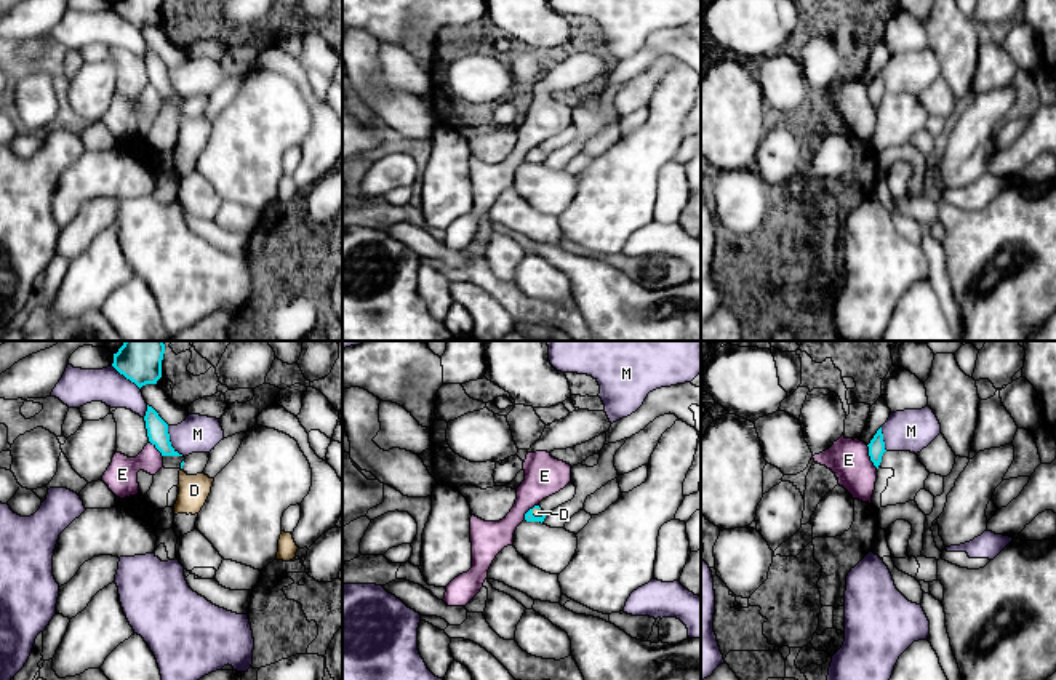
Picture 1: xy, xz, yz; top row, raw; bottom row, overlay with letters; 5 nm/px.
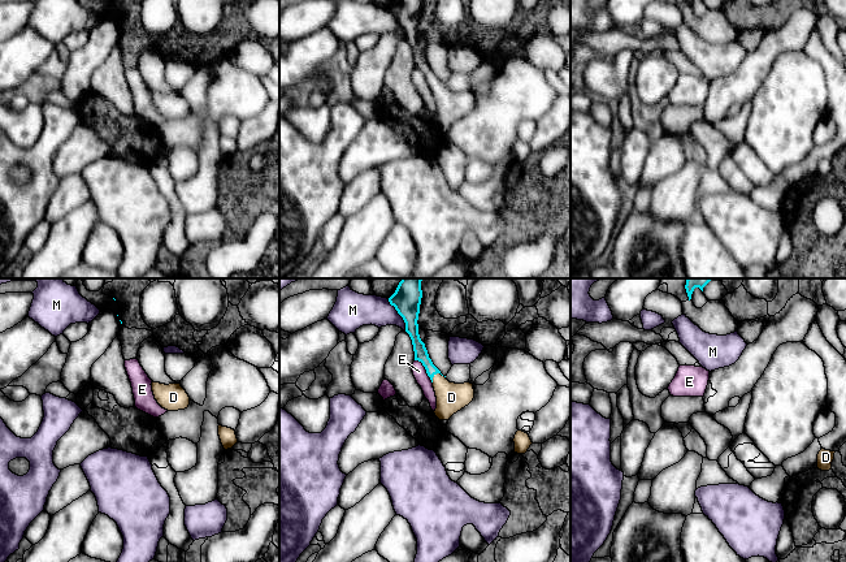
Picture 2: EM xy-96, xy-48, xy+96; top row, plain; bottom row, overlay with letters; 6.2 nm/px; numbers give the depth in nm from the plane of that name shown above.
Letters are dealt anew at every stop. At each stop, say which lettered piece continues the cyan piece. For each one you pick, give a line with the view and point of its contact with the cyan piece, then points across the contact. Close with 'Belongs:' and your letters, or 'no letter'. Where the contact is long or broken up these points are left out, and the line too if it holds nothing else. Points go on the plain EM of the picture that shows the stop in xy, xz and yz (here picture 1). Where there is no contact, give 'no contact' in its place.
D: contact xz (538, 159); way xz (528, 157), (538, 159), (538, 154)
Belongs: D

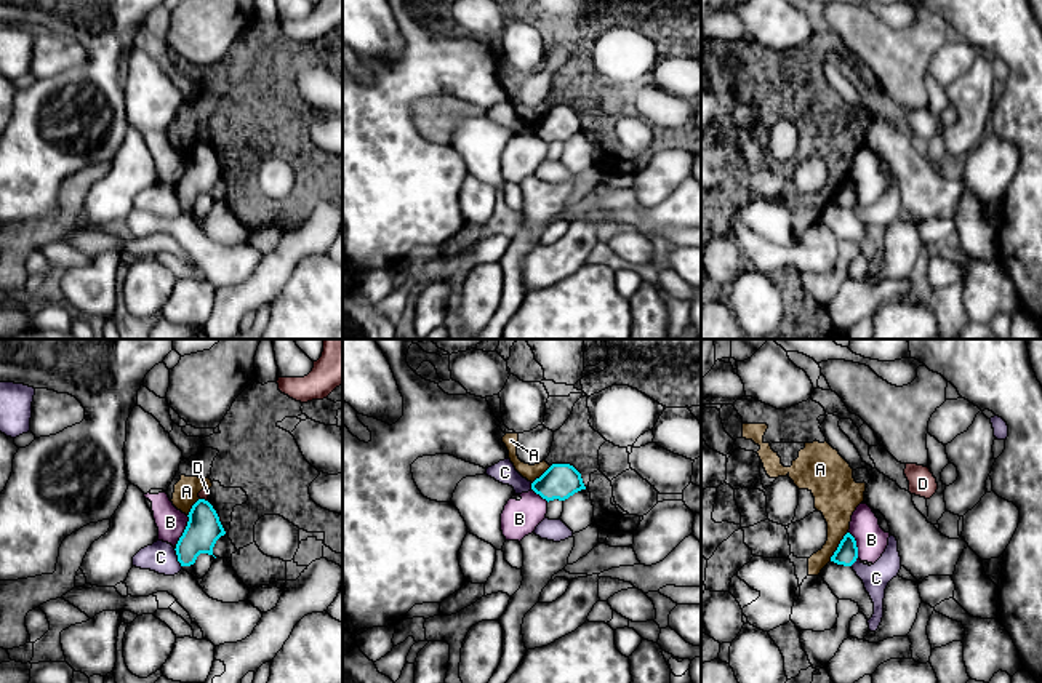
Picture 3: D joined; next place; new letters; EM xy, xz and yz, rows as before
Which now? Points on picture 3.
Belongs: no letter

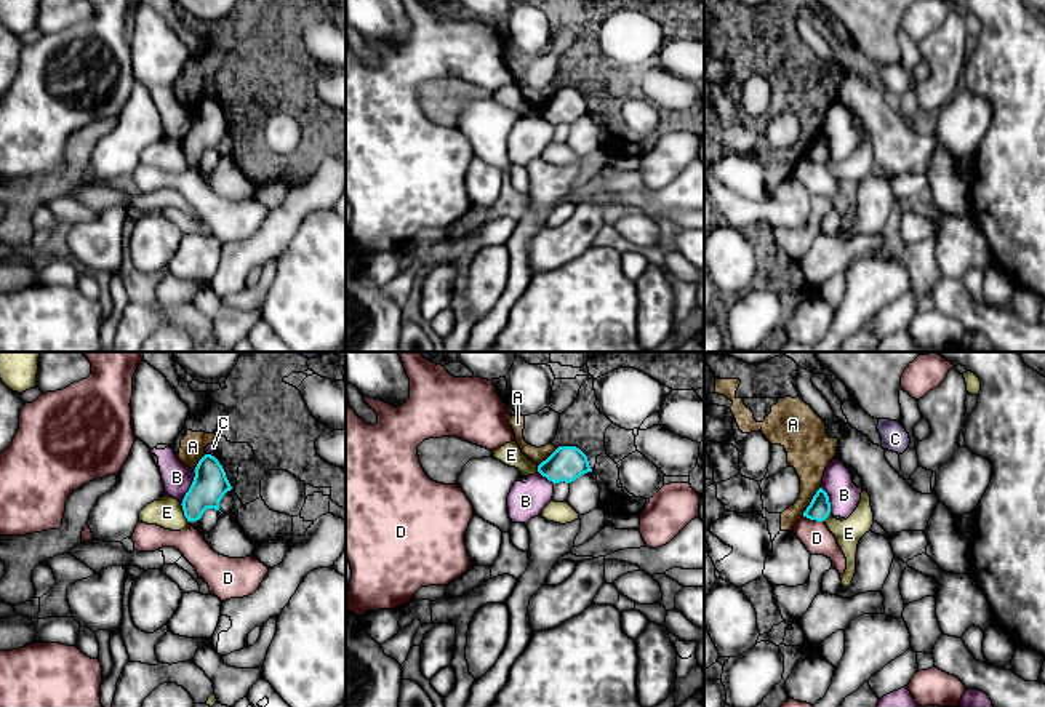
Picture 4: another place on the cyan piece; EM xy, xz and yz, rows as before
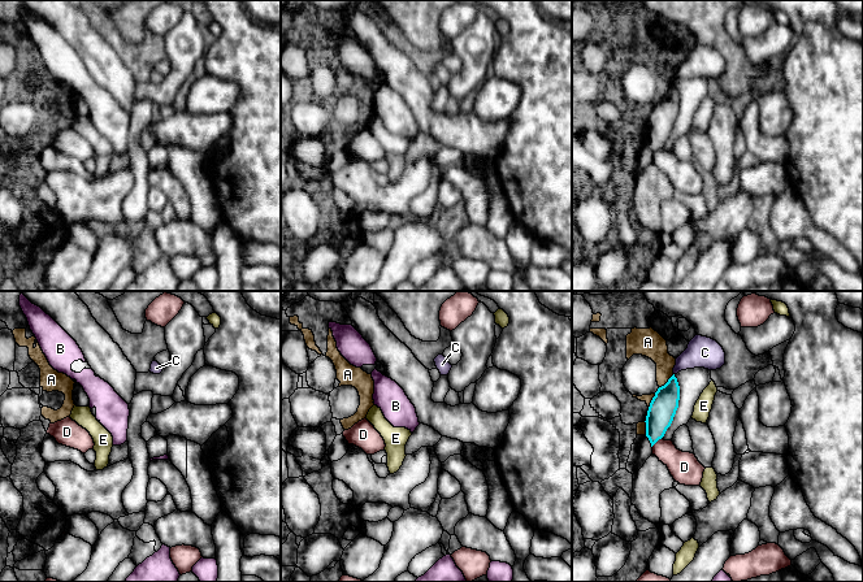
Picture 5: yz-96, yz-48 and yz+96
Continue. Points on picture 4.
Belongs: no letter

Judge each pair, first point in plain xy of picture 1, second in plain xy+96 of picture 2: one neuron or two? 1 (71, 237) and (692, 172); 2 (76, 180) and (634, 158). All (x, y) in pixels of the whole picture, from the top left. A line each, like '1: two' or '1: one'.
1: two
2: one

